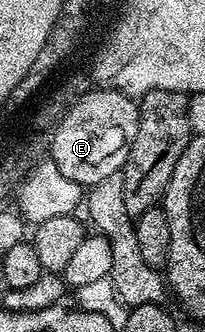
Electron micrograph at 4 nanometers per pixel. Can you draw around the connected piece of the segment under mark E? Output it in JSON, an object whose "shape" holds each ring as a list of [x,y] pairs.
{"shape":[[[96,87],[84,94],[75,104],[72,104],[54,125],[51,136],[51,152],[49,159],[57,164],[62,174],[82,186],[92,186],[109,174],[120,171],[129,158],[129,150],[133,146],[133,138],[137,138],[137,122],[139,121],[139,105],[130,96],[112,88]]]}

